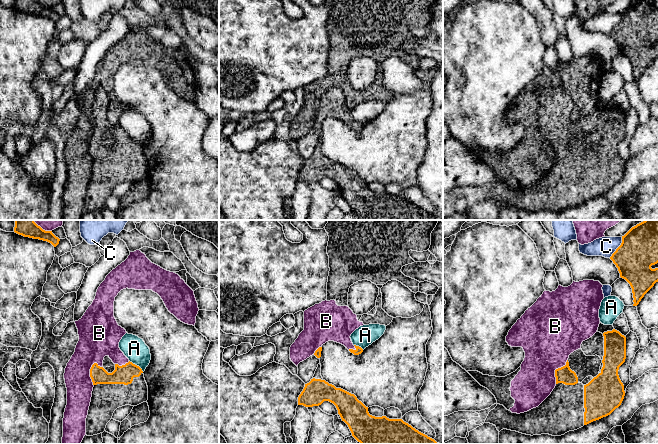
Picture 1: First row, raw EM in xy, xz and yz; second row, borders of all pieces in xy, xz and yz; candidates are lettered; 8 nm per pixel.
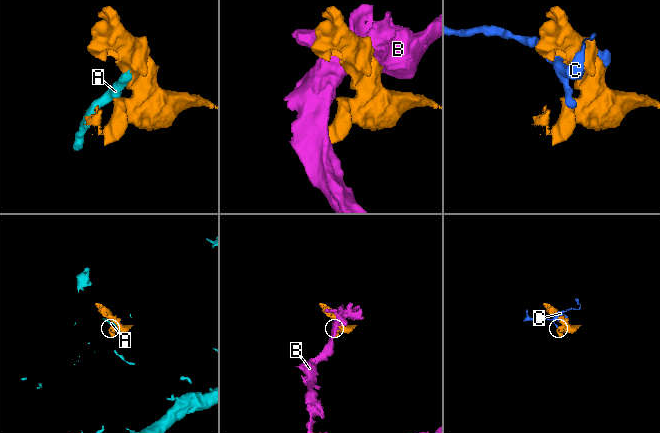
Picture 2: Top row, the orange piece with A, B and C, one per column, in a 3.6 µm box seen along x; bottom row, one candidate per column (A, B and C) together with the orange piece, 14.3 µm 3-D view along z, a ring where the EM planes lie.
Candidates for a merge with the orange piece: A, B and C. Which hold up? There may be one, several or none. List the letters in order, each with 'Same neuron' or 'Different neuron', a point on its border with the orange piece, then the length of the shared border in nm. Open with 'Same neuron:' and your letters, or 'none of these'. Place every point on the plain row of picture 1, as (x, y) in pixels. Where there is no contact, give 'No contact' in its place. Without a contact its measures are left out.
Same neuron: none of these
A: Different neuron. Touches orange at xy (136, 141). Shared border 150 nm
B: Different neuron. Touches orange at xy (90, 149). Shared border 190 nm
C: Different neuron. Touches orange at yz (618, 23). Shared border 200 nm

